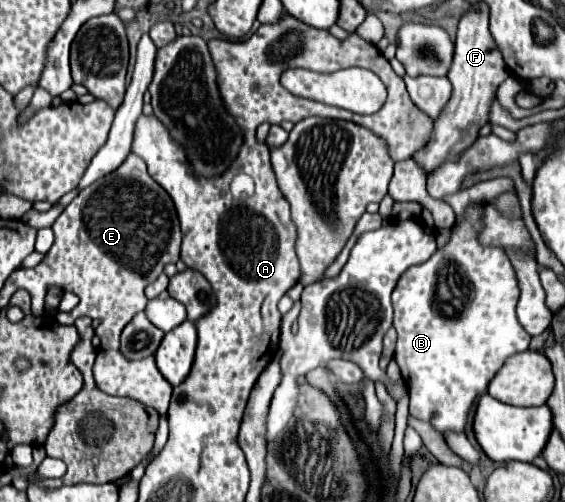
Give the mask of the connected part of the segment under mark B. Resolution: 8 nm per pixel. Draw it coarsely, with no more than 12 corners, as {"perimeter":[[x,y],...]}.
{"perimeter":[[483,204],[393,290],[409,412],[463,432],[529,348]]}

